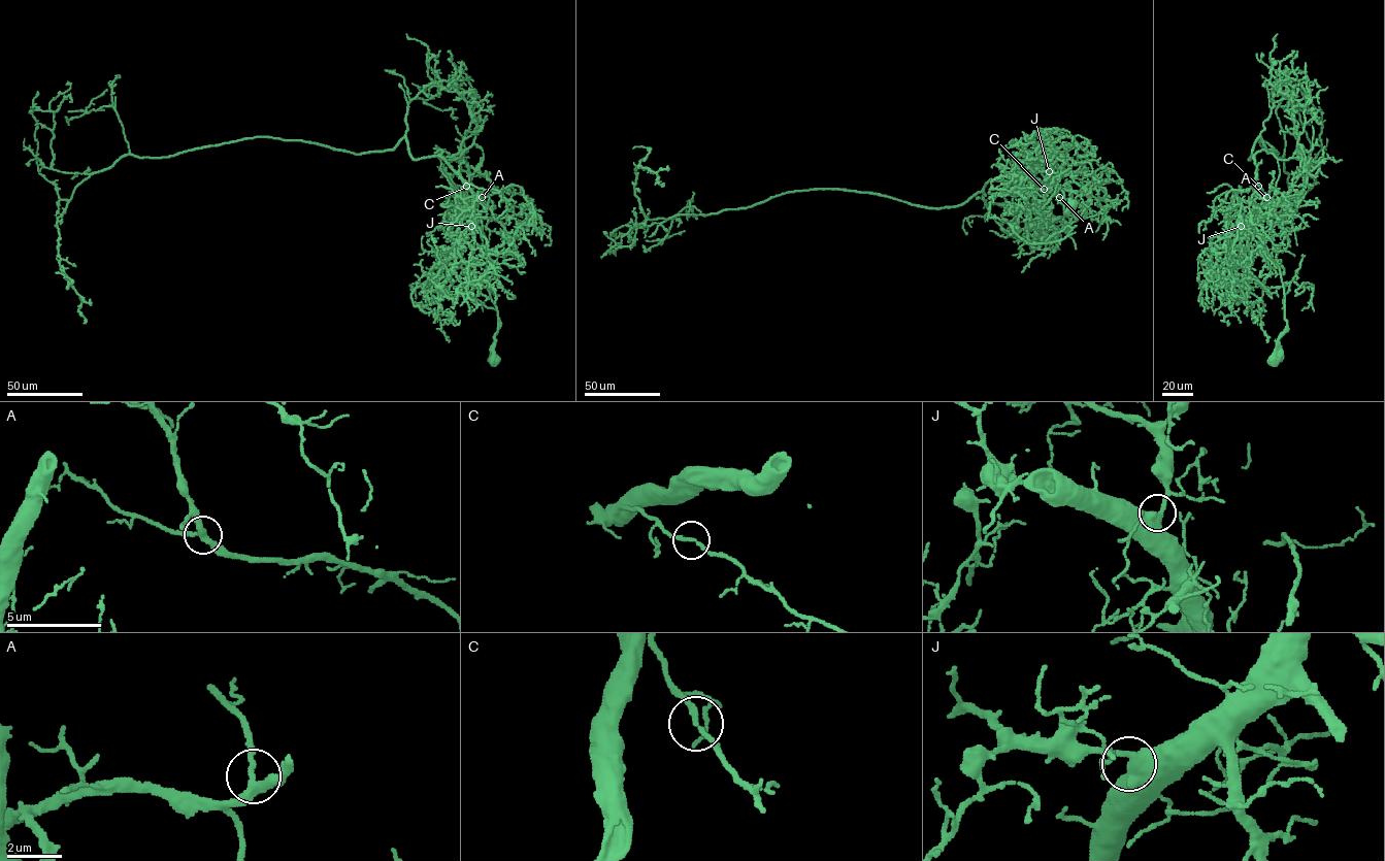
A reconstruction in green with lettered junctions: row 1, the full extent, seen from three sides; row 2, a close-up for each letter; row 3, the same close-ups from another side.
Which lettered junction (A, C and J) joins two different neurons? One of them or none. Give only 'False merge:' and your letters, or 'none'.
False merge: C

